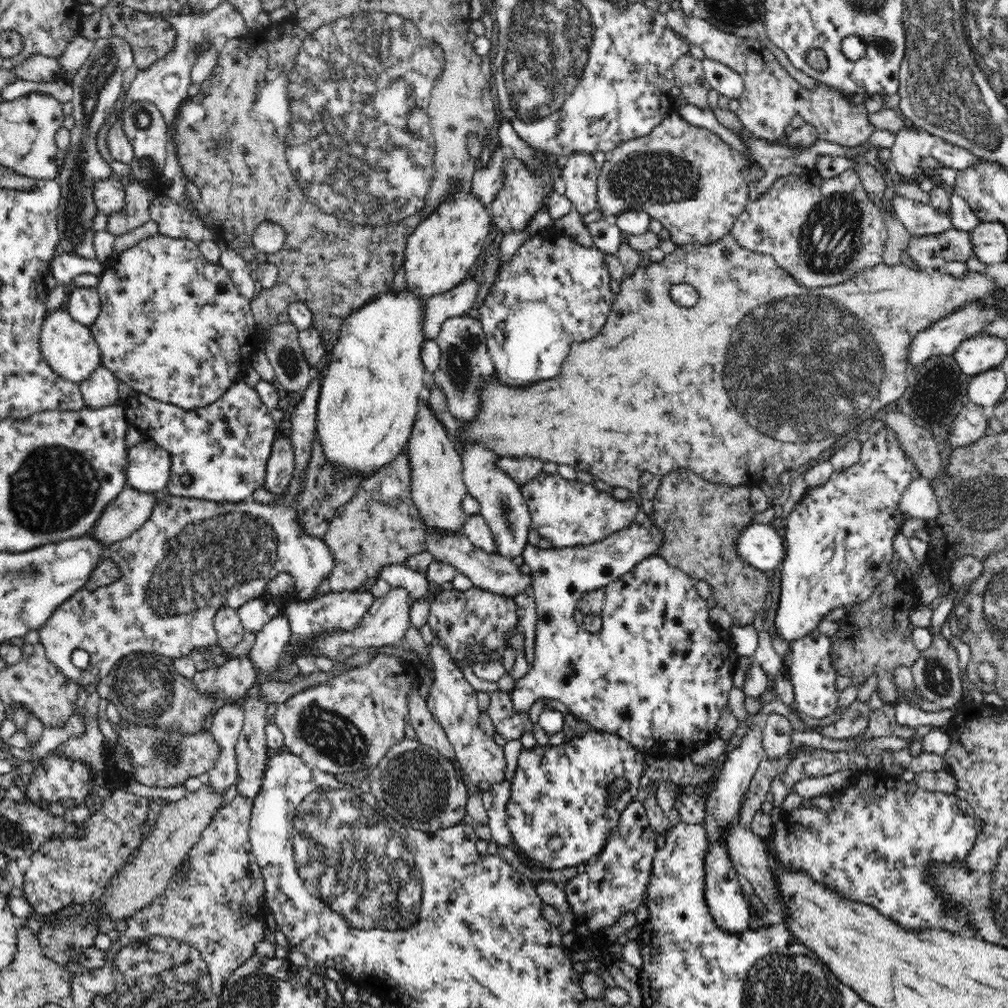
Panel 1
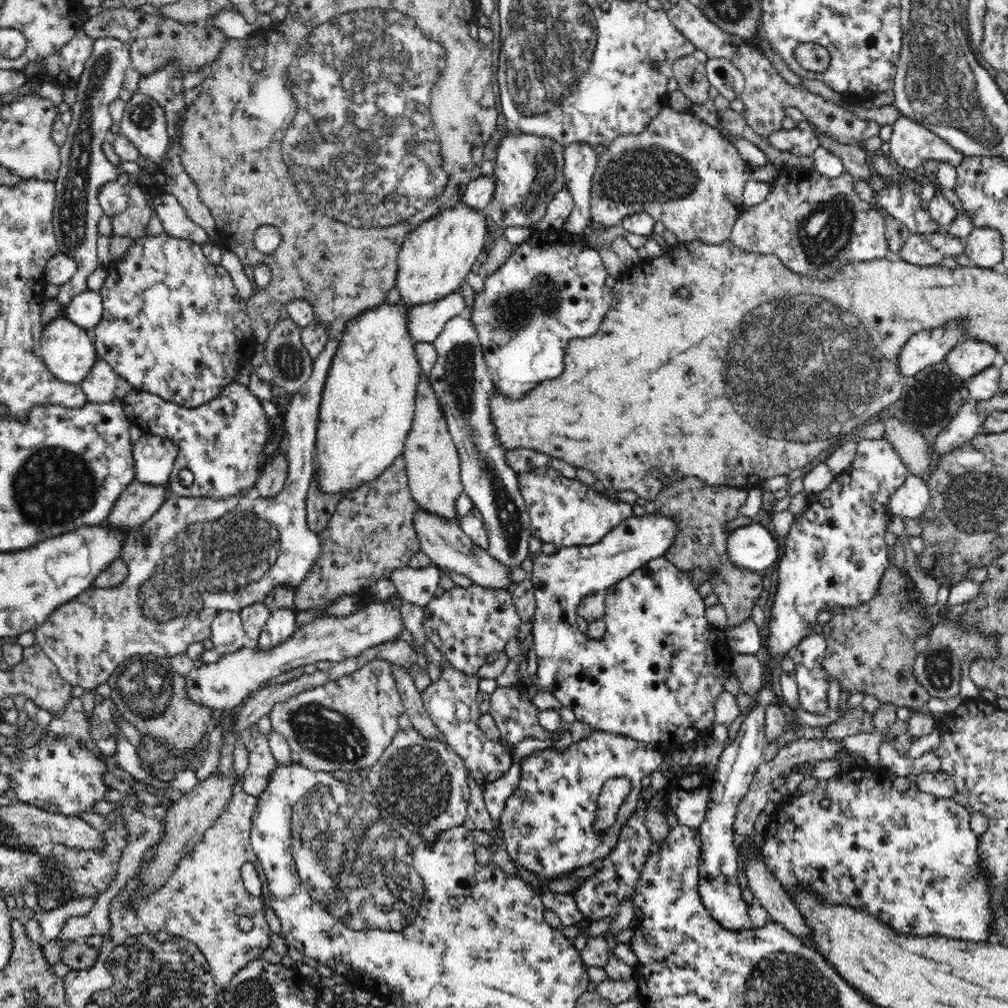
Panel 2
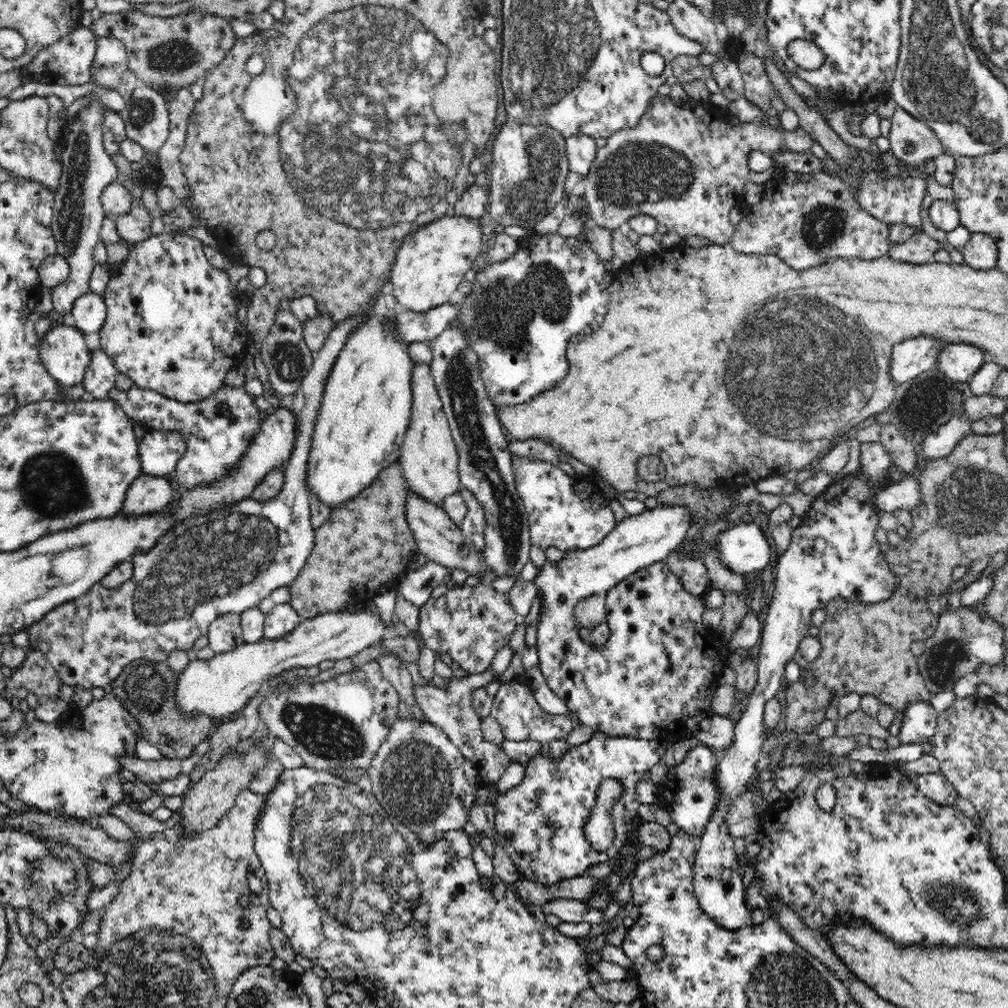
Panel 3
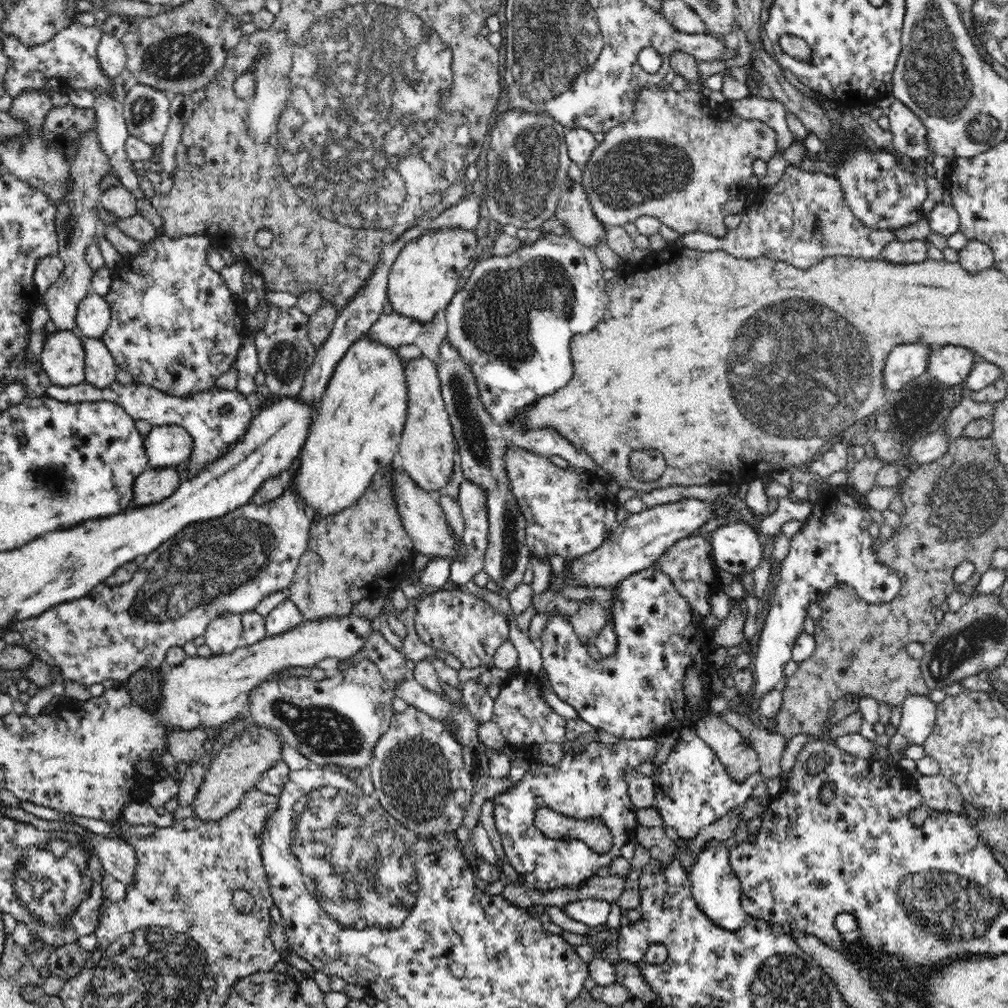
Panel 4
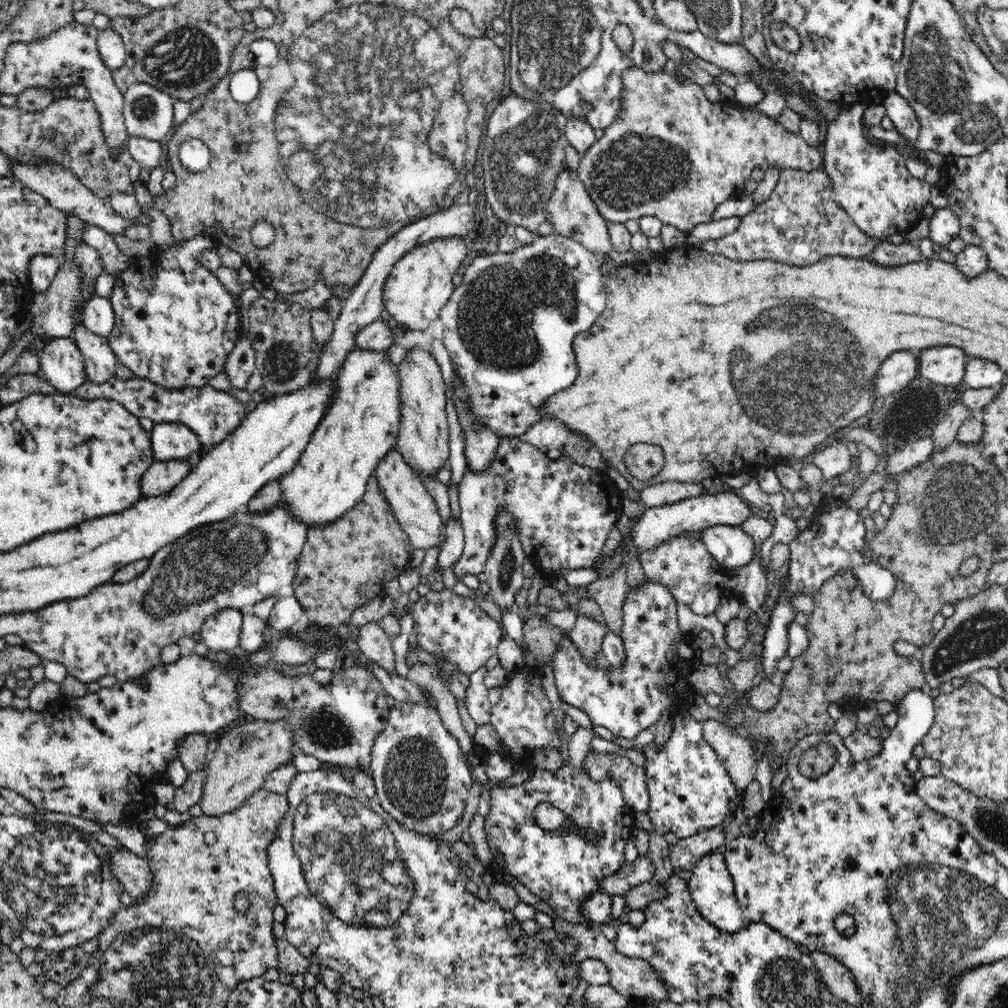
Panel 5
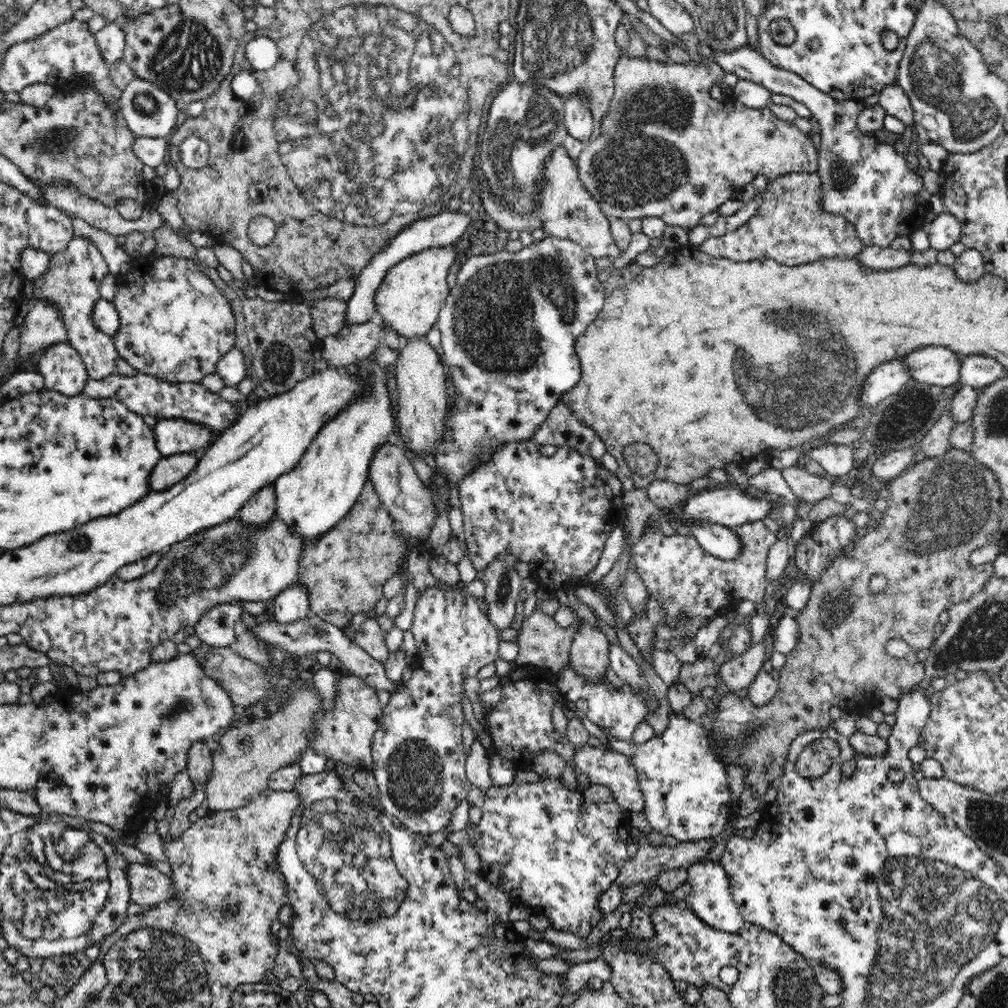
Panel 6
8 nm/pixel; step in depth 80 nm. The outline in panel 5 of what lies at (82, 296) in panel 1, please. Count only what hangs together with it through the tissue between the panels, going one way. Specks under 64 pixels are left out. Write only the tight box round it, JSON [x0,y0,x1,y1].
[83,294,116,337]

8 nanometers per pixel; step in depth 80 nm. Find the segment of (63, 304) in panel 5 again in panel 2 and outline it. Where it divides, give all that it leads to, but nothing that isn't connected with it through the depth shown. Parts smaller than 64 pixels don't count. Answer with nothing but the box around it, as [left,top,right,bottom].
[53,39,131,304]

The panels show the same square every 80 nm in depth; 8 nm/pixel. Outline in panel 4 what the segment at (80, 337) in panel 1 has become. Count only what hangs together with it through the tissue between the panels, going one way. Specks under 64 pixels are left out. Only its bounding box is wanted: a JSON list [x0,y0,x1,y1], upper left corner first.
[40,330,85,389]

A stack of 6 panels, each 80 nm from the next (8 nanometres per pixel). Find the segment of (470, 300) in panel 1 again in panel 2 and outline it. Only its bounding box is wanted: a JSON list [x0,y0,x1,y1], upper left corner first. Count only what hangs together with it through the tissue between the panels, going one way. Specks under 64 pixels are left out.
[407,293,466,343]

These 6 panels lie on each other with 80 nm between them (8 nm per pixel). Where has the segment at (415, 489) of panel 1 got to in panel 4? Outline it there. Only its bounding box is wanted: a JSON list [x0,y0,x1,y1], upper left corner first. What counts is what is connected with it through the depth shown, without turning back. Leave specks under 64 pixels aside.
[397,355,455,496]

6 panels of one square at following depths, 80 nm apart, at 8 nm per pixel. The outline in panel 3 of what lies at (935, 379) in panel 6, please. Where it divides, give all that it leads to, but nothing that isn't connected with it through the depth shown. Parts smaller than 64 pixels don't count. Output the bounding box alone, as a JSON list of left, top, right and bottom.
[936,343,984,382]

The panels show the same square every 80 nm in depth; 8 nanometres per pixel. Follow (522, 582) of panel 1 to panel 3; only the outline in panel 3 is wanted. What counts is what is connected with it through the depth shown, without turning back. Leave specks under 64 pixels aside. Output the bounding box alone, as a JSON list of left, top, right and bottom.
[405,490,496,582]

